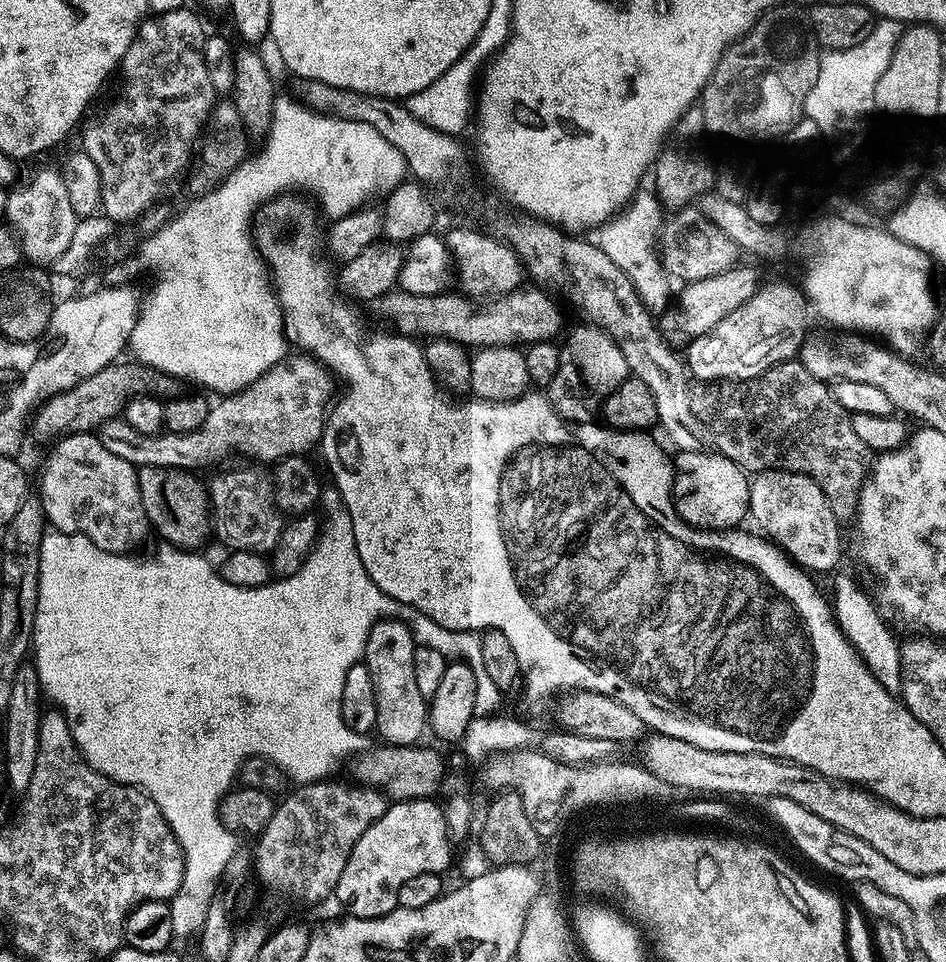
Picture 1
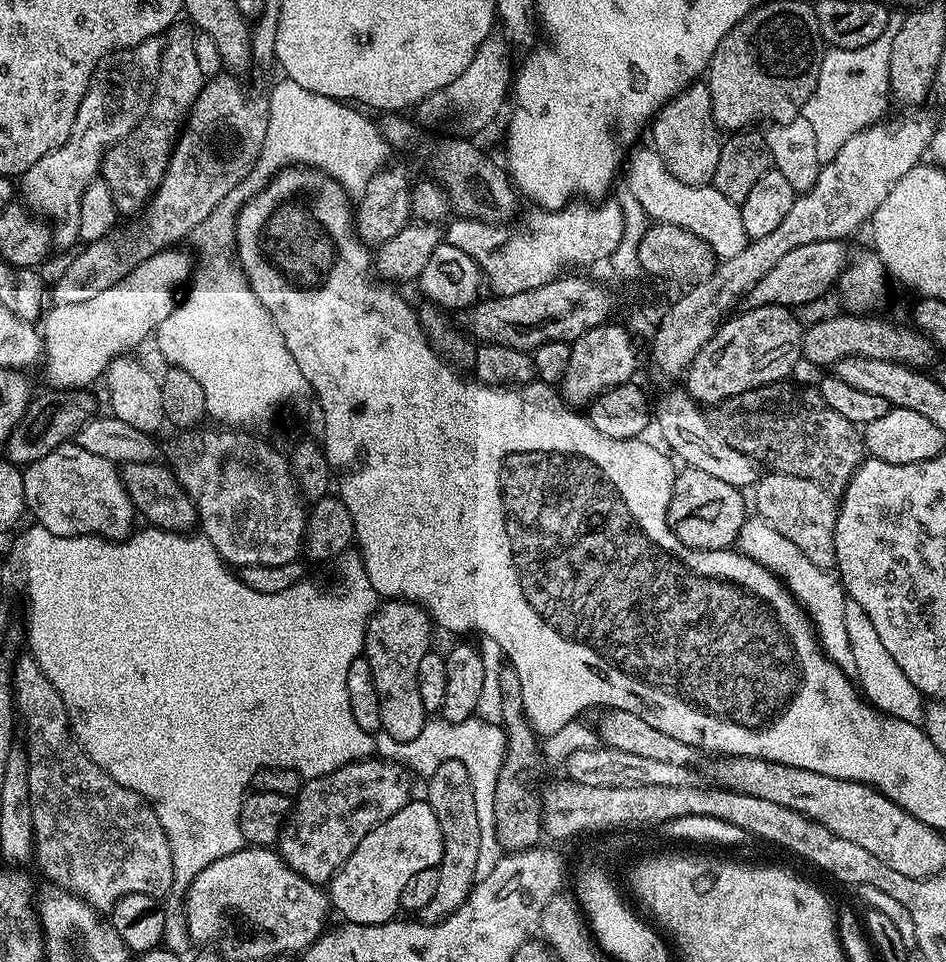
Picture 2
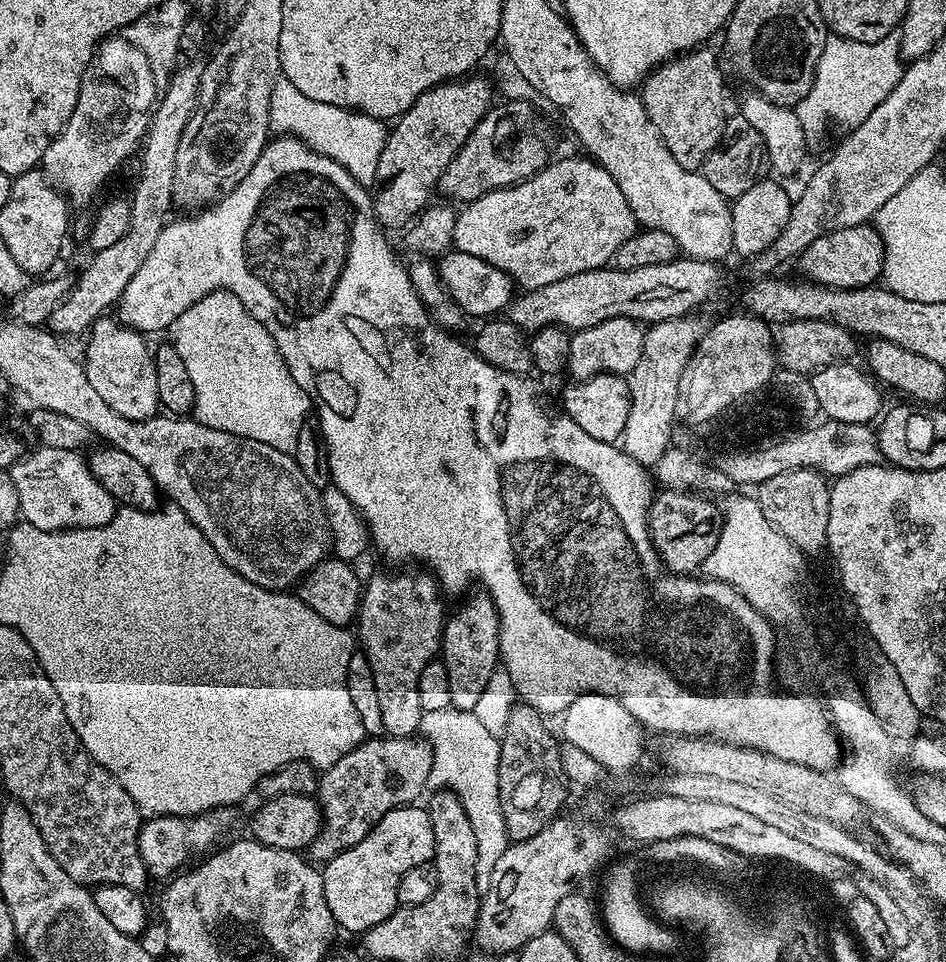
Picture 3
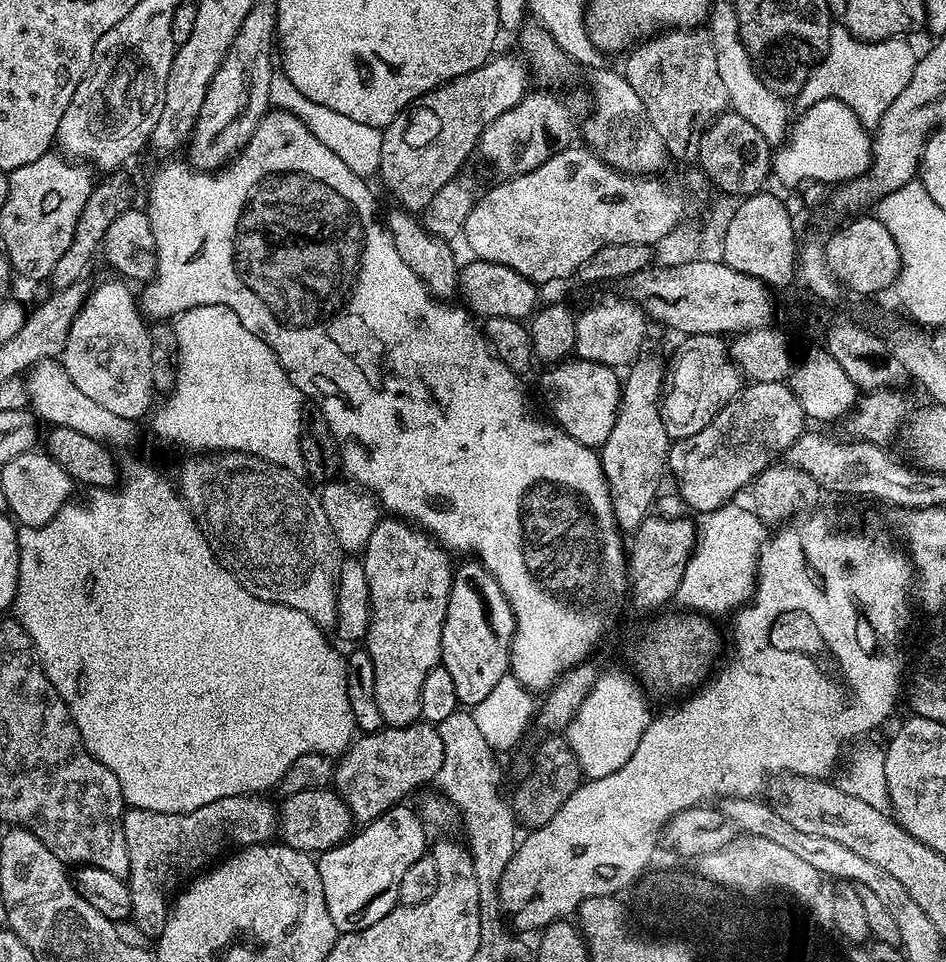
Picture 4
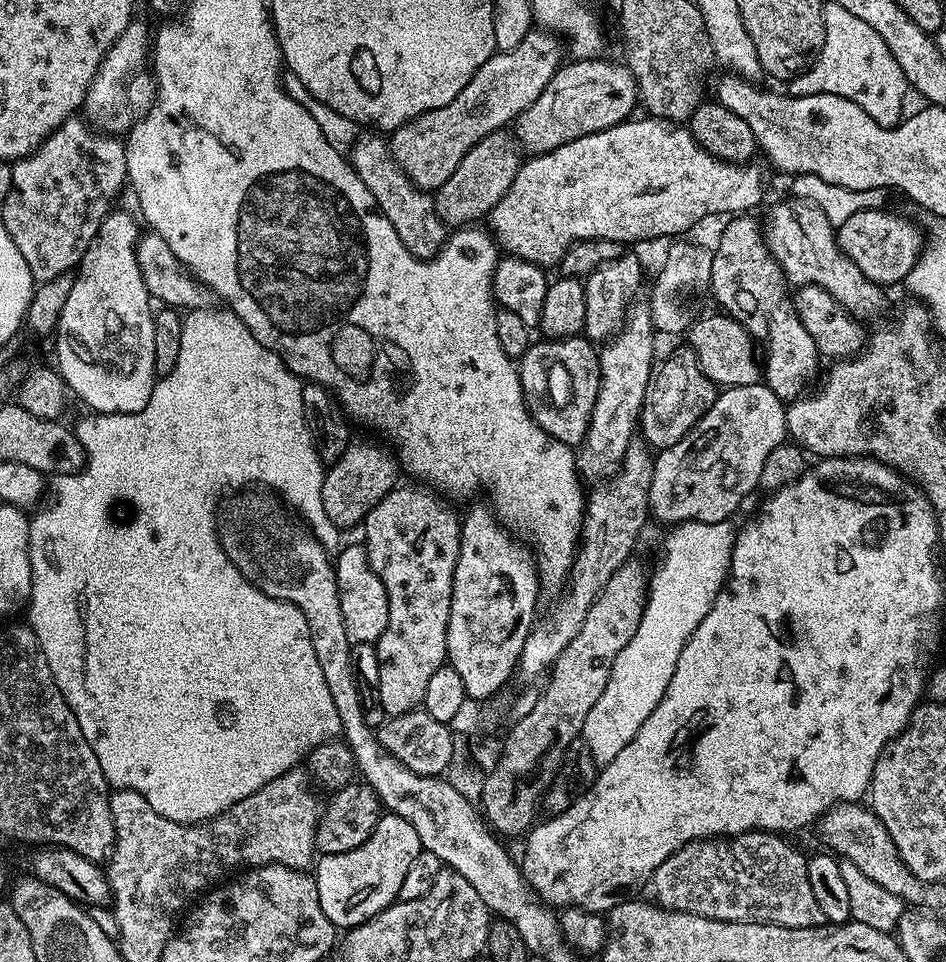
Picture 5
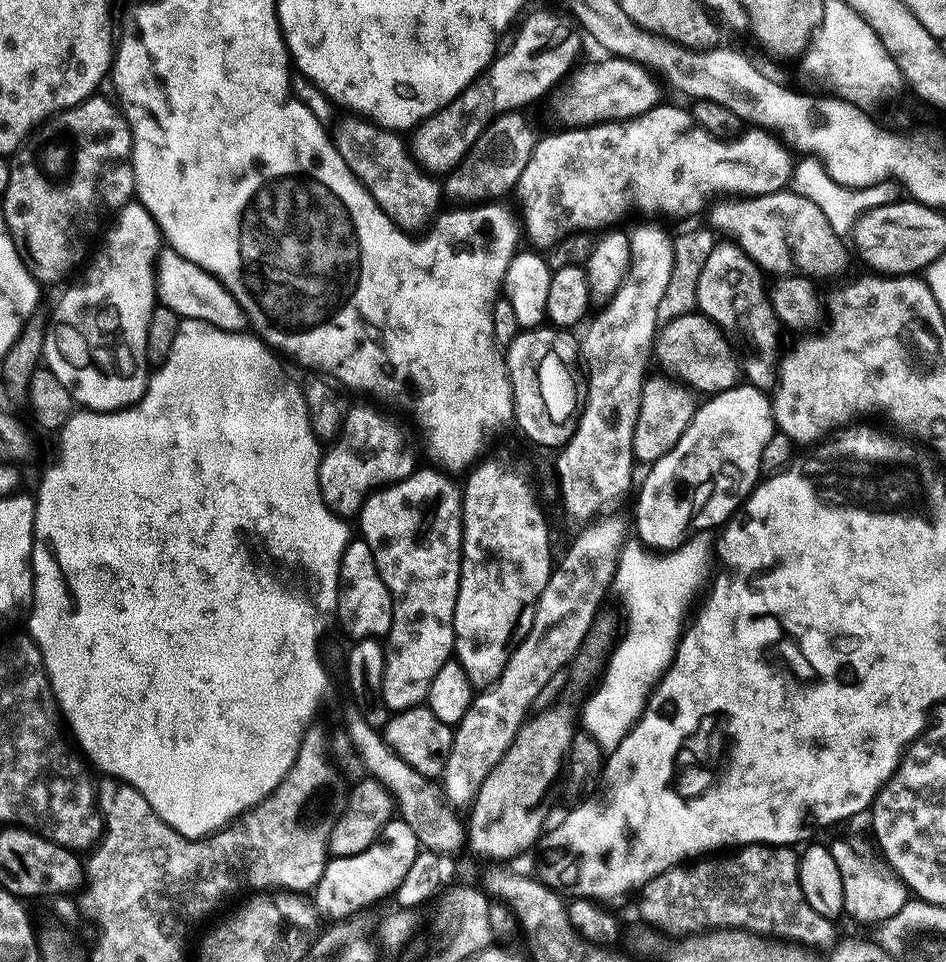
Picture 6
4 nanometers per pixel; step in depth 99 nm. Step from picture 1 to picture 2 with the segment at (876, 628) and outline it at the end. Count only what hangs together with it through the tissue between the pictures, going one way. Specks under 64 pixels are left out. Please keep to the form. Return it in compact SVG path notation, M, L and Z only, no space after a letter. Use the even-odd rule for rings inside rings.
M849 599L845 609L845 629L846 635L849 637L850 650L854 657L854 674L864 698L877 711L881 711L885 715L896 717L908 724L921 723L926 707L924 698L906 678L906 674L903 674L898 662L895 662L894 658L887 653L886 646L882 646L878 634L875 633L874 626L871 625L870 618L867 617L862 606Z

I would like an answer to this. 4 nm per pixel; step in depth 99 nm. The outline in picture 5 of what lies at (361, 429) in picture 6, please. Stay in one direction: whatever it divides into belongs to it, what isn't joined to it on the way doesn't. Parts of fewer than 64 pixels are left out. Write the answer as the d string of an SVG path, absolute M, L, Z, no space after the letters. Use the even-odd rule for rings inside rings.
M353 442L348 445L348 449L342 454L342 458L334 461L325 471L324 481L322 482L322 510L326 510L326 518L330 518L330 522L337 530L352 528L355 524L357 527L368 517L370 510L374 510L374 506L378 506L380 499L397 487L398 460L387 447L384 448L379 448L376 444Z

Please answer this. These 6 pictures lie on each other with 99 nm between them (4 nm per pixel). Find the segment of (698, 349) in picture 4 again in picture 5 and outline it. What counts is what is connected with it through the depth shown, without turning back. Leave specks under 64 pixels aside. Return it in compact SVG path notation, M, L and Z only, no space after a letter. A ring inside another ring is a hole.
M685 350L677 356L670 357L661 368L659 365L655 369L644 395L644 409L640 412L638 421L643 443L652 450L674 446L687 432L696 427L696 423L704 417L706 410L710 410L710 406L716 401L717 395L717 385L704 375L700 363L696 361L695 352Z

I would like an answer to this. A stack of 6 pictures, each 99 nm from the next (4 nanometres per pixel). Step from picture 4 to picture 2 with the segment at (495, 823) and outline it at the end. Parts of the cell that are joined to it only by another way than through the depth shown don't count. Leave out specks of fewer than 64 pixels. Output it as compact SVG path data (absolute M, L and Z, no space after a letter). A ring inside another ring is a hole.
M477 716L460 723L452 723L443 718L432 718L425 721L421 733L416 738L412 738L410 742L398 742L384 729L373 733L373 736L375 738L375 755L379 759L403 764L409 771L422 775L421 777L426 780L438 770L438 766L442 762L458 761L466 767L474 795L474 807L478 813L478 826L481 829L475 880L478 882L485 879L494 870L494 866L500 861L502 855L502 849L494 830L494 797L498 770L501 769L507 748L503 727L500 724L487 723Z

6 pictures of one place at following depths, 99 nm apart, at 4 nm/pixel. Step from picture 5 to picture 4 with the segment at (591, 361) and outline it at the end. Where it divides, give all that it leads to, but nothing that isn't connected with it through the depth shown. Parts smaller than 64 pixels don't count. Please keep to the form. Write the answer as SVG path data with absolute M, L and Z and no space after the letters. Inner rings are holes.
M565 358L553 364L540 380L544 400L552 411L551 419L570 438L582 442L582 446L599 450L603 448L610 430L614 430L616 415L620 409L622 376L617 369L579 358Z

